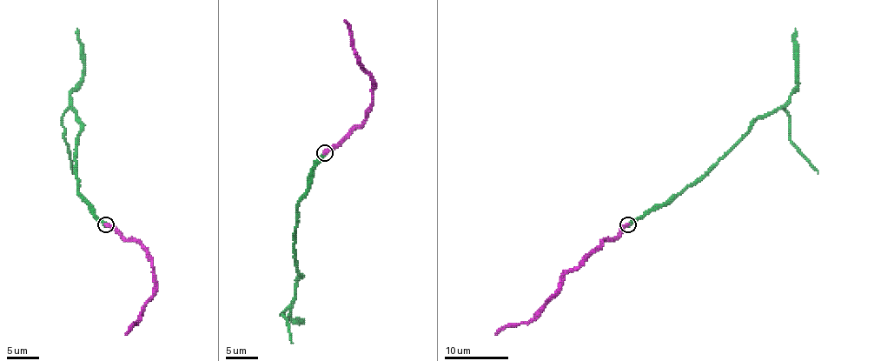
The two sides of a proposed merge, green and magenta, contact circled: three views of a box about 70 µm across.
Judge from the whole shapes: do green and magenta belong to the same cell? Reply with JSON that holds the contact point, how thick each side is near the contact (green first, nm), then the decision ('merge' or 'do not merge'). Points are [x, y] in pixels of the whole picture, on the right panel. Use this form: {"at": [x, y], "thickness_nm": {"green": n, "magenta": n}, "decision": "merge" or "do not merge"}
{"at": [628, 224], "thickness_nm": {"green": 400, "magenta": 480}, "decision": "merge"}

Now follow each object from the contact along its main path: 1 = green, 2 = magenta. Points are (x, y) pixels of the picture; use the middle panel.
1: (325, 152), (297, 205), (294, 259), (299, 278), (289, 315), (295, 322), (302, 322), (295, 320)
2: (325, 152), (334, 149), (357, 128), (372, 103), (373, 80), (354, 52), (352, 33), (344, 20)

